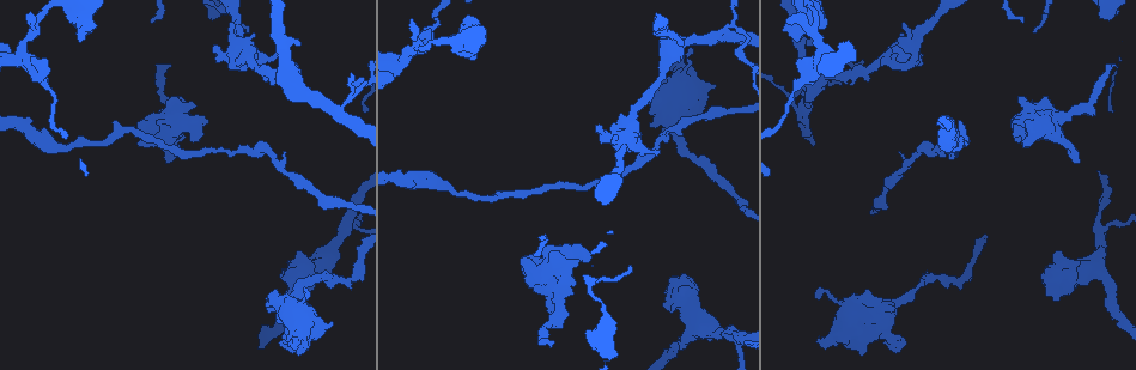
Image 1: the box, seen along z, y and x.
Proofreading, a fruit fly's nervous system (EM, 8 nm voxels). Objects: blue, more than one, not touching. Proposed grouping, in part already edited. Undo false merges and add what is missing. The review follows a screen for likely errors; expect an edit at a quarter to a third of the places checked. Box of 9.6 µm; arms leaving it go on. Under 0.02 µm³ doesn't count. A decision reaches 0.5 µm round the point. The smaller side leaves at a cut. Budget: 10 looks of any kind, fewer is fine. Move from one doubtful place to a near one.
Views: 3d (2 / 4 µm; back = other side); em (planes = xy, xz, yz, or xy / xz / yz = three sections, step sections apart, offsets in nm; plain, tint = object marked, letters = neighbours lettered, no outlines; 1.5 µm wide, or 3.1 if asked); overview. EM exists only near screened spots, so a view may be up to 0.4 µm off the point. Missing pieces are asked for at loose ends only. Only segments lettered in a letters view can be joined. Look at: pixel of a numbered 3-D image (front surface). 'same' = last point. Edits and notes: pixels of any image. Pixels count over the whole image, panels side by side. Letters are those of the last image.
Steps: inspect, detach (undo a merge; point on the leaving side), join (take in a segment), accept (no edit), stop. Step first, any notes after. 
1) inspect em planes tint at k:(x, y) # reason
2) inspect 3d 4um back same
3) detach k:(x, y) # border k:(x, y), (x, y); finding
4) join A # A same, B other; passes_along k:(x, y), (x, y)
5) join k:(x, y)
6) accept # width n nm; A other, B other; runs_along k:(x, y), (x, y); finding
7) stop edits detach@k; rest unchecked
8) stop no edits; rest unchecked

inspect em planes tint at 1:(267, 308) # branch stops here

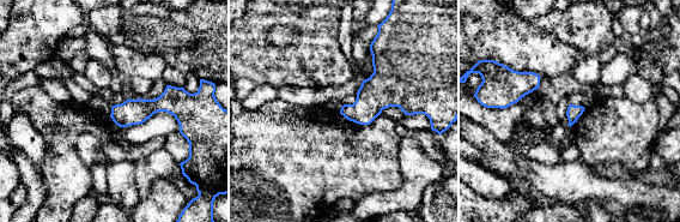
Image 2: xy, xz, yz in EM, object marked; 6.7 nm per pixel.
inspect em planes letters same

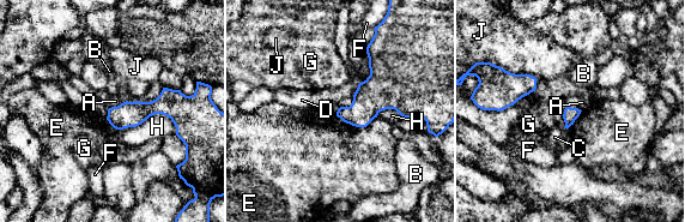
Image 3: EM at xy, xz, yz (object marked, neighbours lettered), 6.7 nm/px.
accept # A other, B other, C other, D other, E other, F other, G other, H other, J other; runs_along 3:(182, 108), (149, 108), (110, 118); none of them fits

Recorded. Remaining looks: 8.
inspect em xz step 8 tint at 1:(307, 292) # an open end

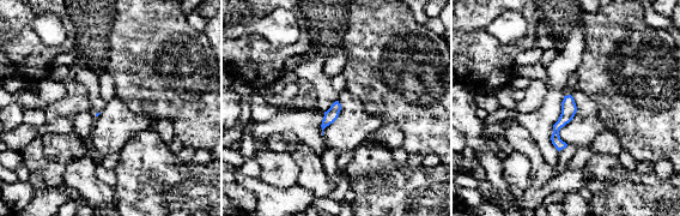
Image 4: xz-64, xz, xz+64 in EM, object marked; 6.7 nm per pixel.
inspect em xz step 8 letters same

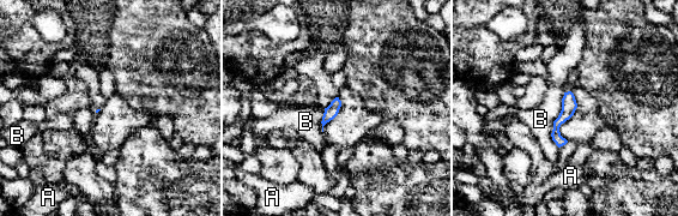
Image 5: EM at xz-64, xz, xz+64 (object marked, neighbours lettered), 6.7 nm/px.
accept # A other, B other; runs_along 5:(569, 95), (556, 125), (560, 143); no lettered segment goes on from it

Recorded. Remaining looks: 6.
inspect em planes letters at 1:(550, 312) # branch stops here

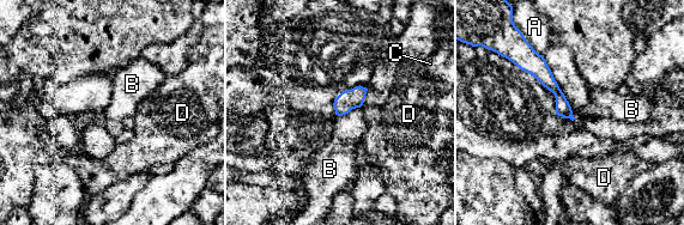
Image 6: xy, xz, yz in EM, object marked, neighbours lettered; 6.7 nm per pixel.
accept # A other, B other, C other, D other; none of them fits

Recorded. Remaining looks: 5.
inspect 3d 2um at 1:(79, 42) # an open end

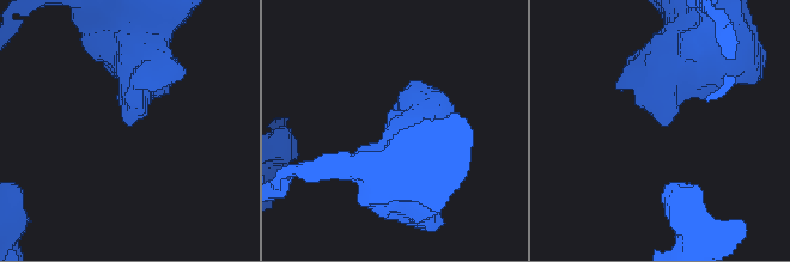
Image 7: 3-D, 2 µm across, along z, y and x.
inspect em planes letters at 7:(132, 125)

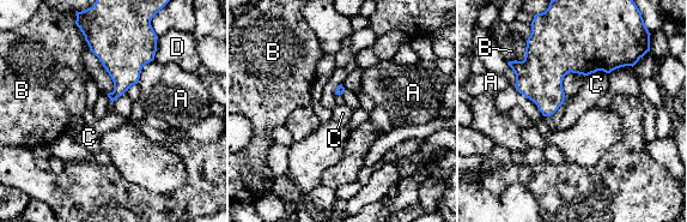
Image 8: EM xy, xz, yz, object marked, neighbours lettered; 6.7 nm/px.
accept # A other, B other, C other, D other; border 8:(607, 72), (595, 71), (584, 76); no lettered segment goes on from it

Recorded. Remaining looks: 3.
stop no edits; rest unchecked

